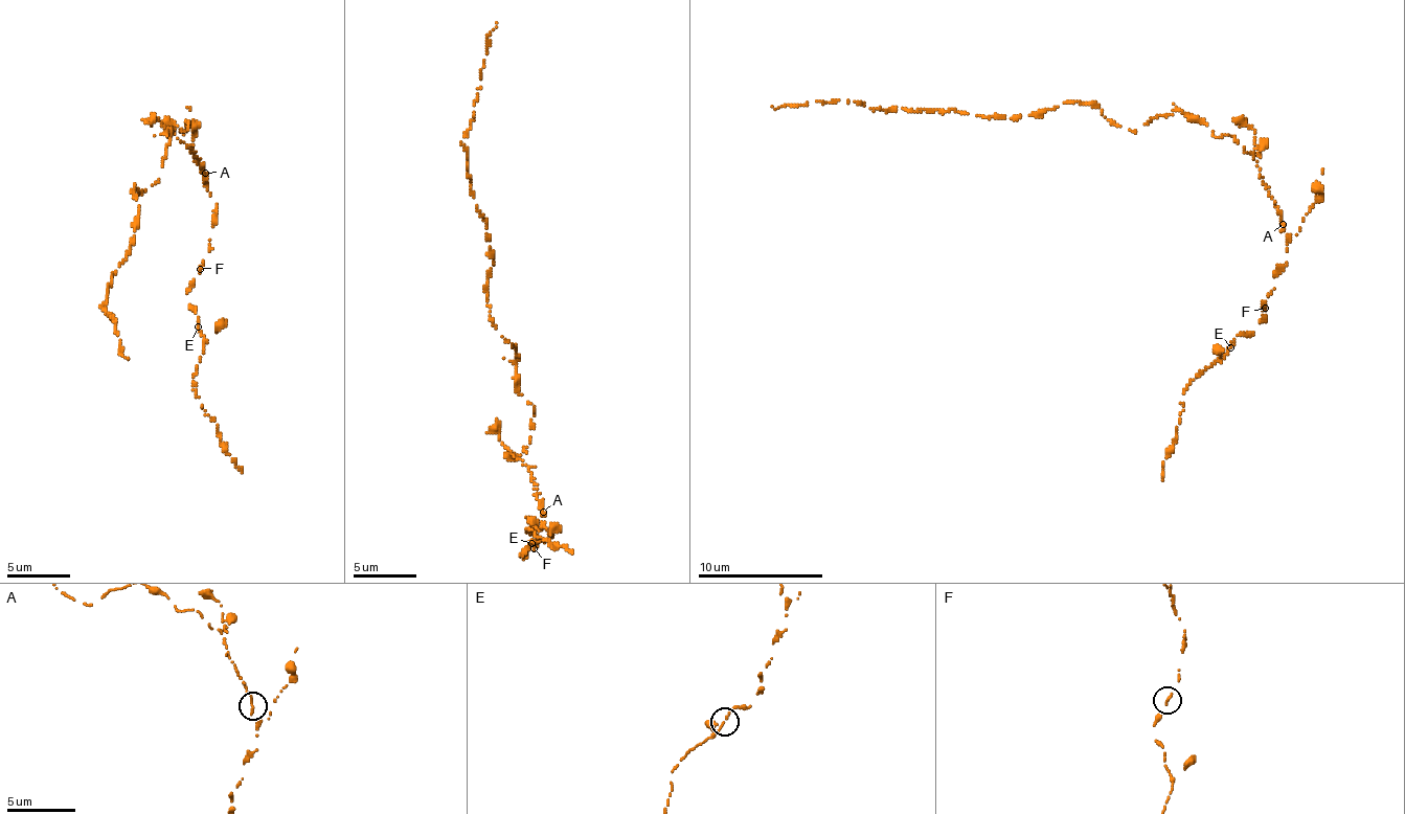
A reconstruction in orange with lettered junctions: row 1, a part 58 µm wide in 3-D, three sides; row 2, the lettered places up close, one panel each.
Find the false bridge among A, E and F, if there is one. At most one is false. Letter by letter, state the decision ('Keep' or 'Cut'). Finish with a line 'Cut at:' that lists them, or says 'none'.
A: Cut
E: Keep
F: Keep
Cut at: A

